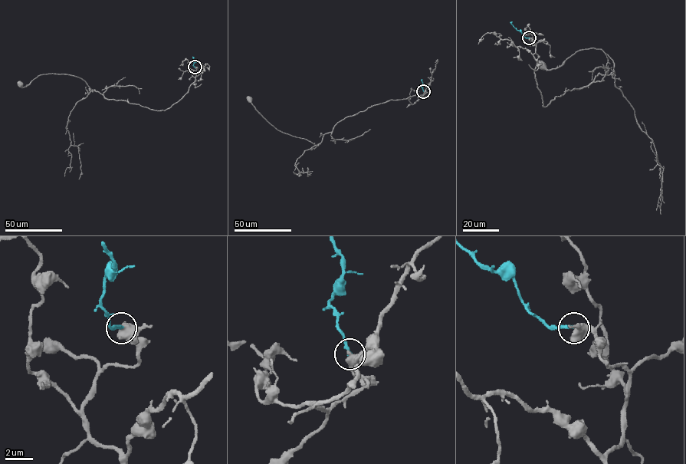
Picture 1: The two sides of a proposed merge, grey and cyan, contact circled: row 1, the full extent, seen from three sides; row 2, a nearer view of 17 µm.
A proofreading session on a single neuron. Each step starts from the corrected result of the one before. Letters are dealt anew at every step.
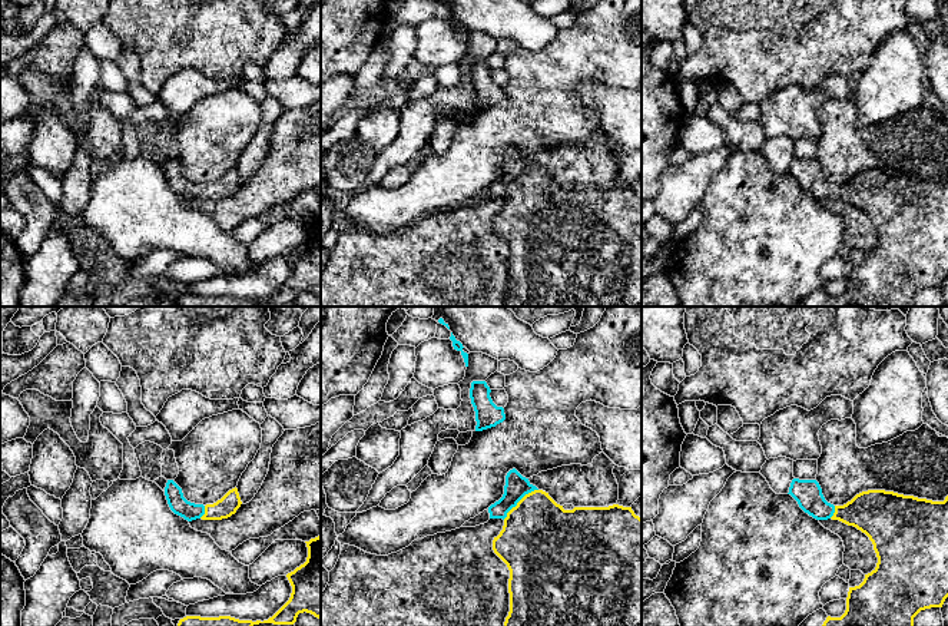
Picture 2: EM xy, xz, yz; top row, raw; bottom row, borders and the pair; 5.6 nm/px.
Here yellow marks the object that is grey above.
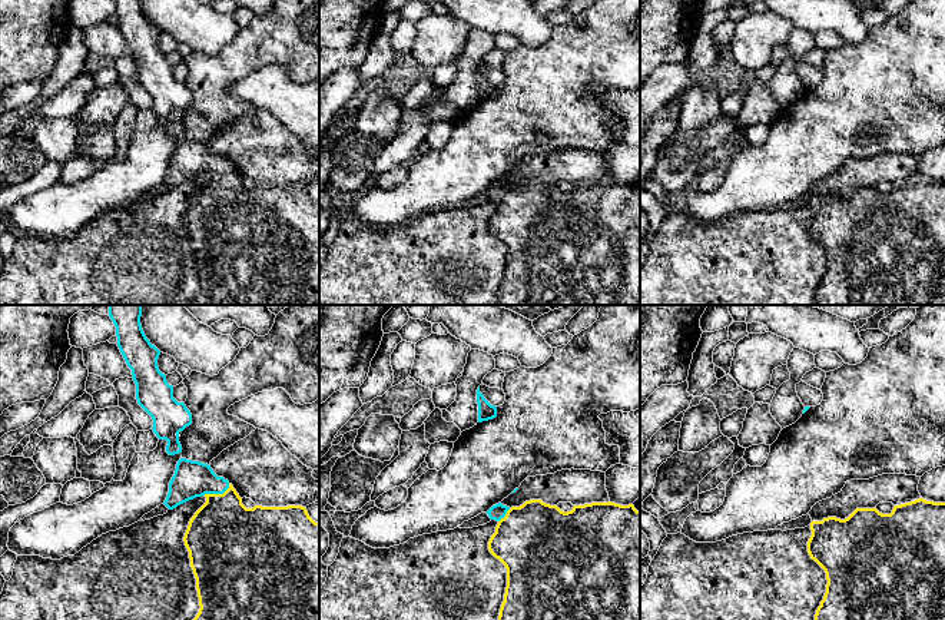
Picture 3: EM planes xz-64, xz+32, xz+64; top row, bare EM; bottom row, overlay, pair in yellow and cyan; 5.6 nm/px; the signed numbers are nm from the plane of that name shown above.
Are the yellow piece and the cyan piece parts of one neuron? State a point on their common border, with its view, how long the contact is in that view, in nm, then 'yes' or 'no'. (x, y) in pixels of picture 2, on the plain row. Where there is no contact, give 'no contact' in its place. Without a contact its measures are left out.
xz (519, 181) | 260 nm | yes

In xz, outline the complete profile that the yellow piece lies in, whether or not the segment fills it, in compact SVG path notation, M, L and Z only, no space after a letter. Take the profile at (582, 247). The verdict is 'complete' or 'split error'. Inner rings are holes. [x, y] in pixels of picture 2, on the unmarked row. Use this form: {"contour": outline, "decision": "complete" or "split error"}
{"contour": "M516 148L506 155L503 176L488 186L504 205L493 219L494 232L510 249L510 291L504 307L642 307L642 198L632 186L564 189Z", "decision": "split error"}

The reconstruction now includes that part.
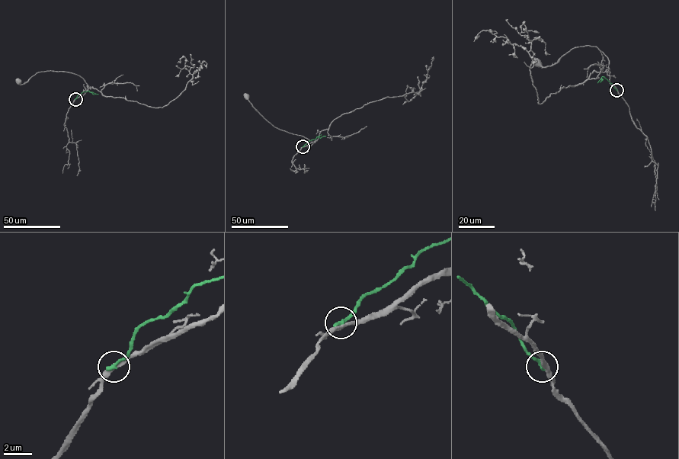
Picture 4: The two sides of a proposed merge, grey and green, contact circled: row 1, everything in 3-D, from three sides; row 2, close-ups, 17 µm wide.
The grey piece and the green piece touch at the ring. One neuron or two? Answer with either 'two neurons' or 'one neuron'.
two neurons

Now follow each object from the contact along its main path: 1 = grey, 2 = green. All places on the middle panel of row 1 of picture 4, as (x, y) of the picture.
1: (302, 146), (317, 139), (312, 142), (274, 126), (254, 107), (246, 95)
2: (302, 146), (317, 136), (325, 136)

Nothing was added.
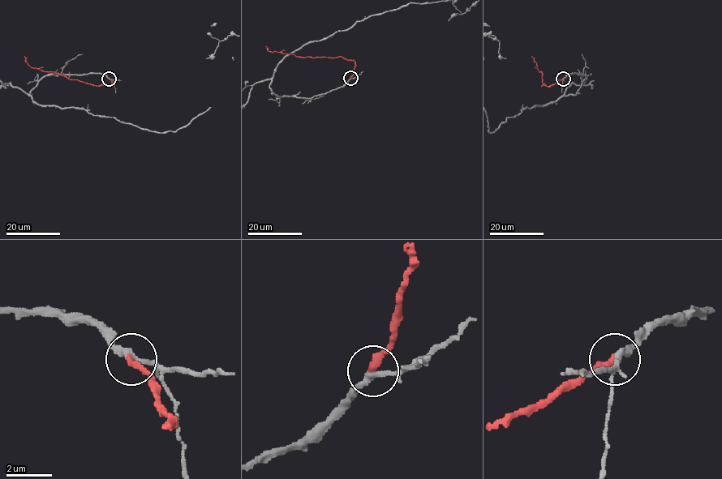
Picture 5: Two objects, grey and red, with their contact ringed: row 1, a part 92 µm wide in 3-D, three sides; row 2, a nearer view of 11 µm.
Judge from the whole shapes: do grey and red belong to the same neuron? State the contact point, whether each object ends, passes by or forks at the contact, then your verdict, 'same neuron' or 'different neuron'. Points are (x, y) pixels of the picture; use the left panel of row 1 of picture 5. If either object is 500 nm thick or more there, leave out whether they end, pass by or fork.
place (109, 79); grey passes by; red ends; same neuron

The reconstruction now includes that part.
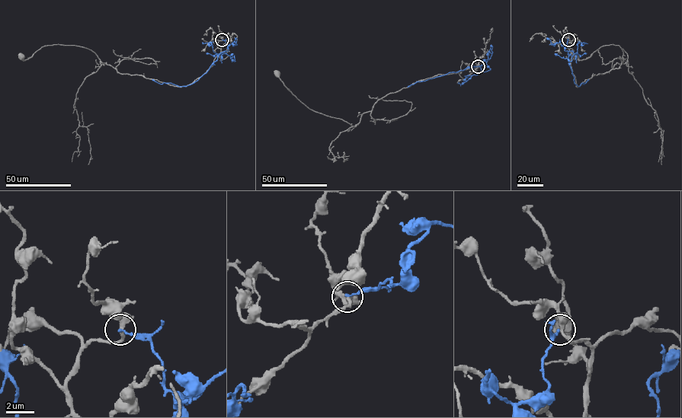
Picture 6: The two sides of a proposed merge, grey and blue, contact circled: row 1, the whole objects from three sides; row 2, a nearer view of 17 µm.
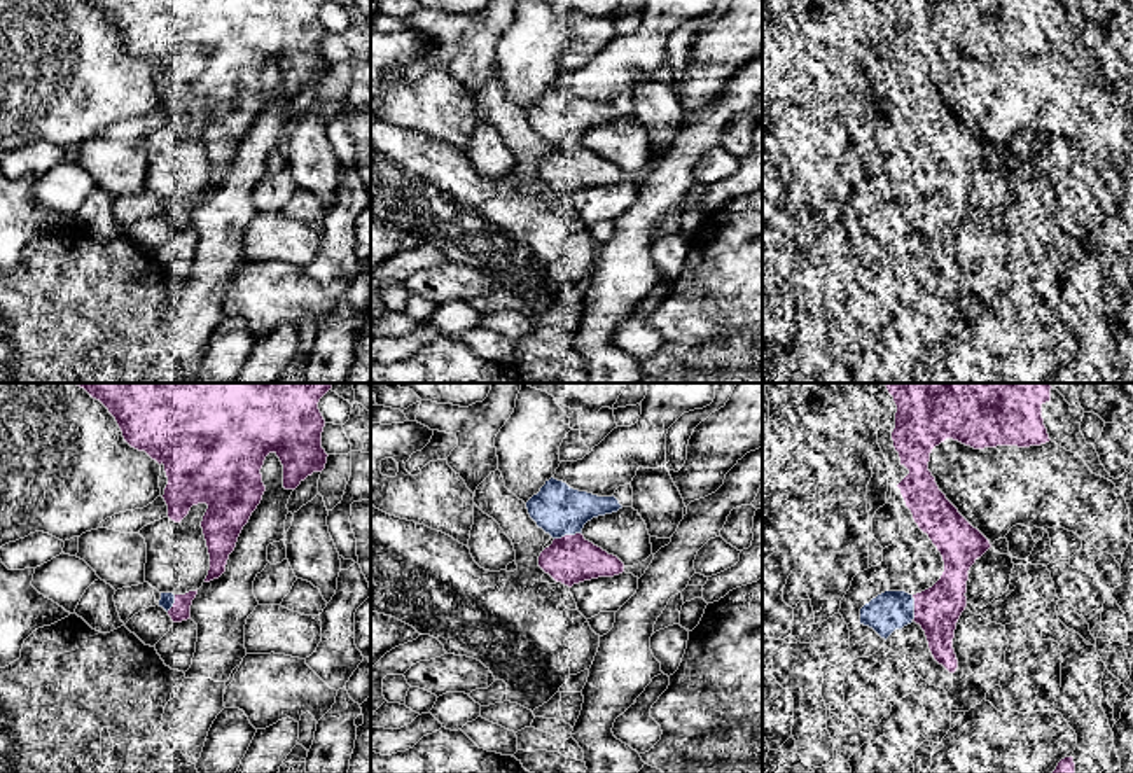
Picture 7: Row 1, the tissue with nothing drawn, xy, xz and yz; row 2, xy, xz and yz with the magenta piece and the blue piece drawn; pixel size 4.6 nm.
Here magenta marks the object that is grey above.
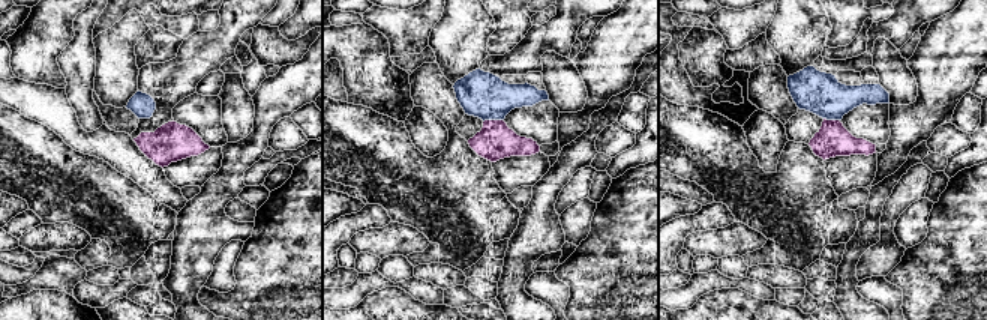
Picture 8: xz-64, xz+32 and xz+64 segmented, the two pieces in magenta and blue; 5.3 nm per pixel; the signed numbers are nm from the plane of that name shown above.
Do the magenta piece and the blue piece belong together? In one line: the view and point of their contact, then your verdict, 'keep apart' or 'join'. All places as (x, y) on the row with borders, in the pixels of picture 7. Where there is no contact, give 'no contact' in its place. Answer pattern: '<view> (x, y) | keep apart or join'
xz (567, 536) | keep apart

